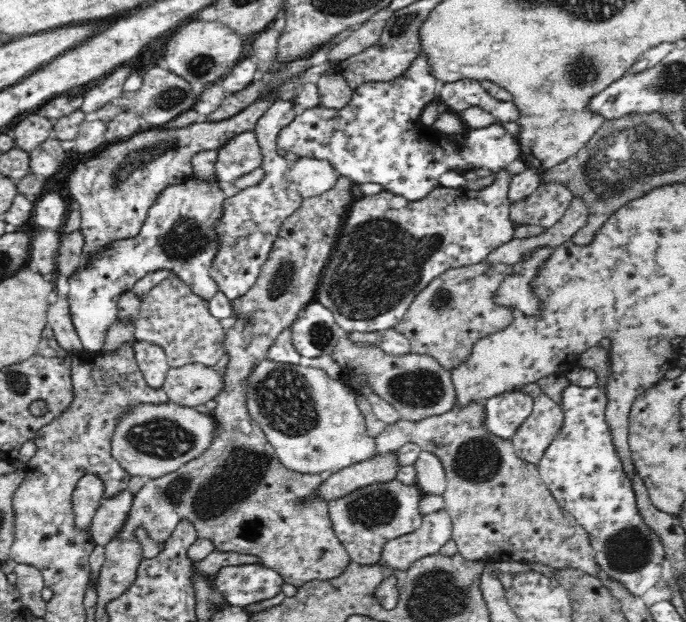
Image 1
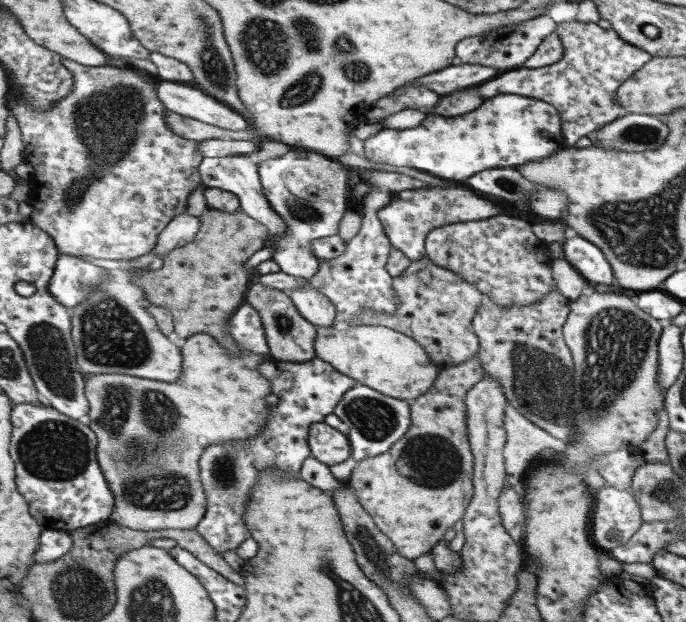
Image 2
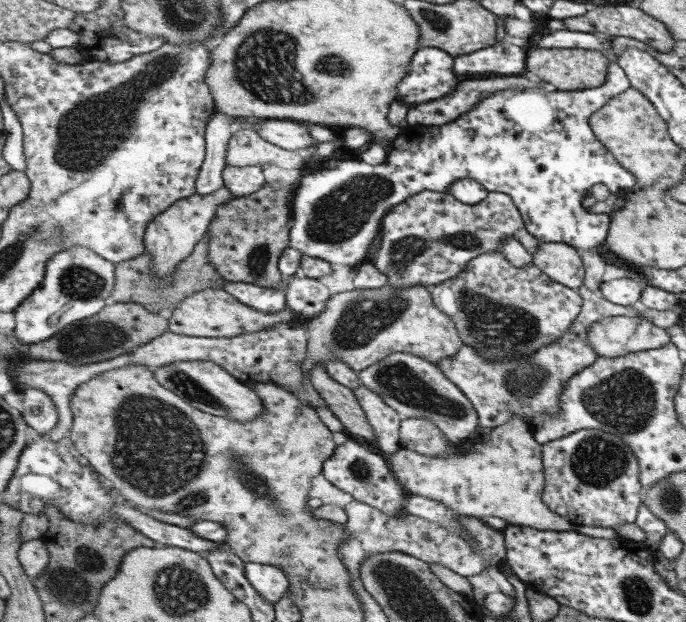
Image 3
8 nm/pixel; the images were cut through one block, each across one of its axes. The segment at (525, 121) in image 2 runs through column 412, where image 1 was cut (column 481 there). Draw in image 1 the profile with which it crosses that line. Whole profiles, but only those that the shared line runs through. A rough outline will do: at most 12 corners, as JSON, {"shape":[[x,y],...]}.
{"shape":[[424,56],[301,110],[277,148],[326,159],[411,202],[447,170],[522,158],[502,124],[462,146],[419,118],[438,80]]}

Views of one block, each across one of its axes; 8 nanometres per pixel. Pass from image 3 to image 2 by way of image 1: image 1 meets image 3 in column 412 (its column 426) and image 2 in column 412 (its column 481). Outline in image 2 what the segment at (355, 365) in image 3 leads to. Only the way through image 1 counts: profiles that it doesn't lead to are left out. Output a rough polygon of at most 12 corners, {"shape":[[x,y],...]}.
{"shape":[[426,253],[393,288],[395,313],[352,324],[415,338],[442,370],[480,352],[475,284]]}

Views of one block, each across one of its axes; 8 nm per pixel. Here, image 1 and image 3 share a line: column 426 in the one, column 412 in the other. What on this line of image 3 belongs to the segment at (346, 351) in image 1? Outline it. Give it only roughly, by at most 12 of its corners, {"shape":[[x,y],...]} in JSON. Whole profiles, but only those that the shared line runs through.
{"shape":[[396,352],[360,372],[403,418],[474,440],[473,401],[440,369]]}

